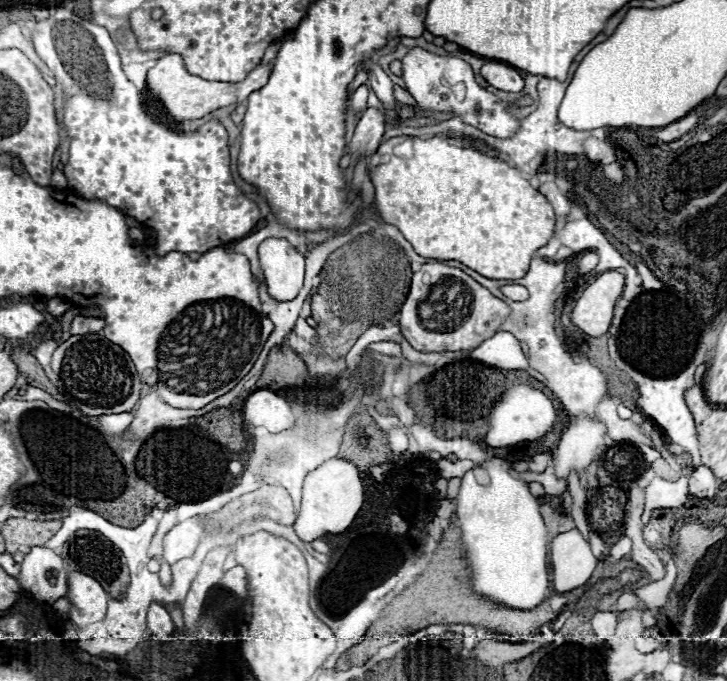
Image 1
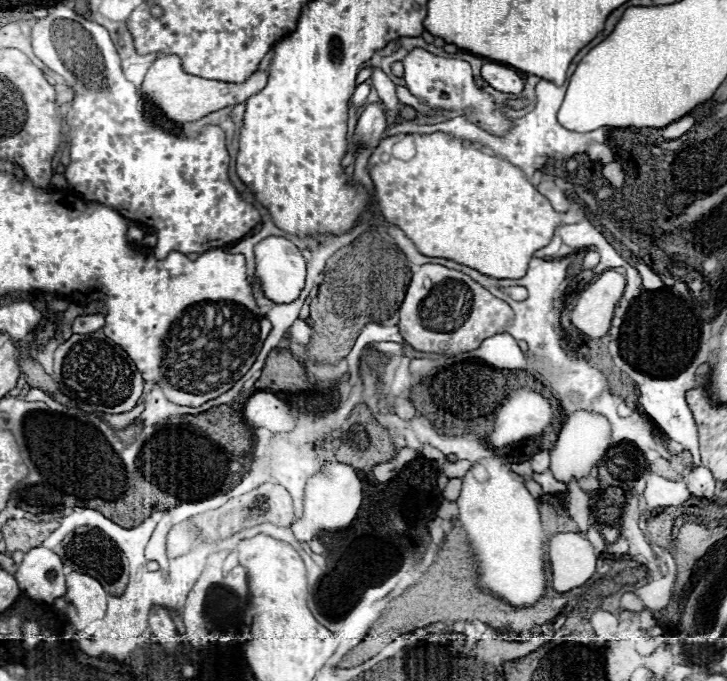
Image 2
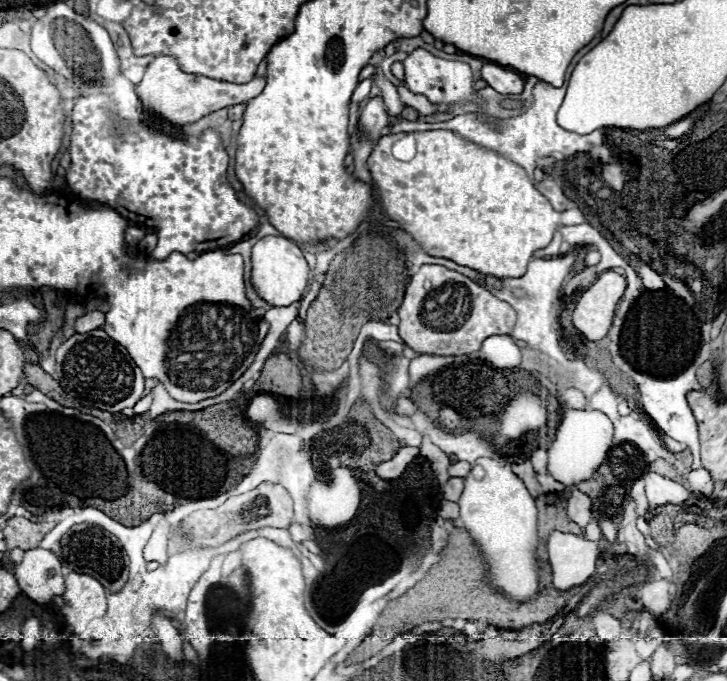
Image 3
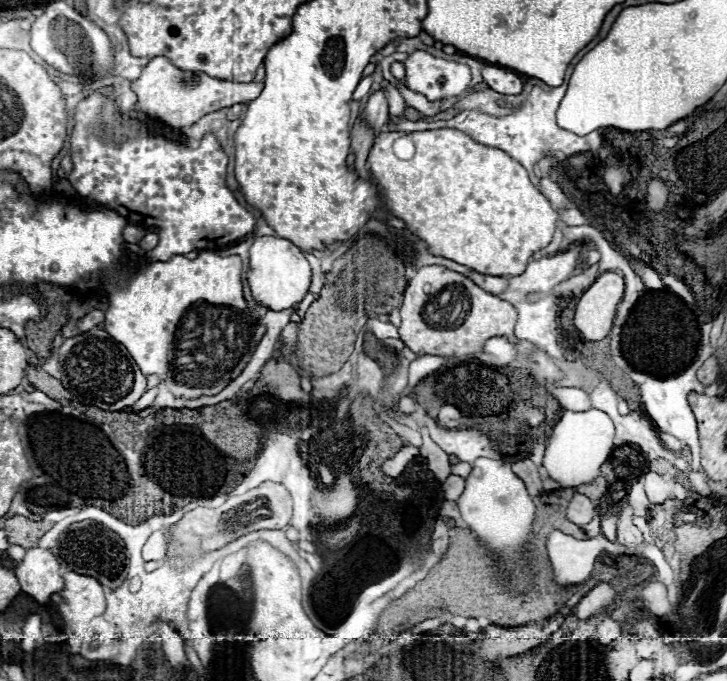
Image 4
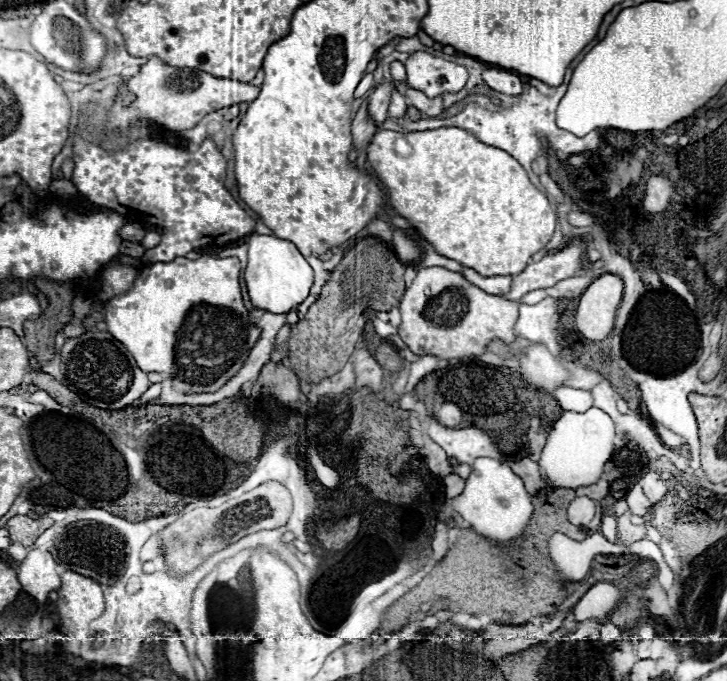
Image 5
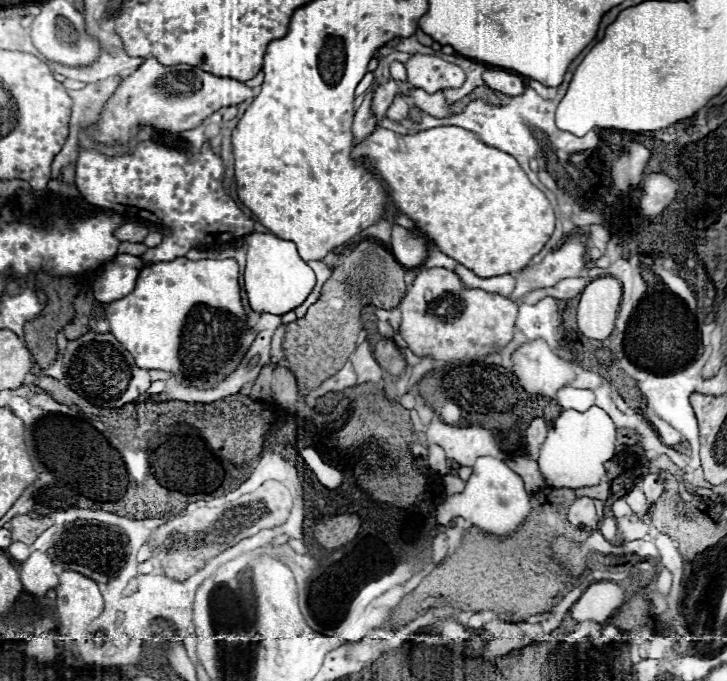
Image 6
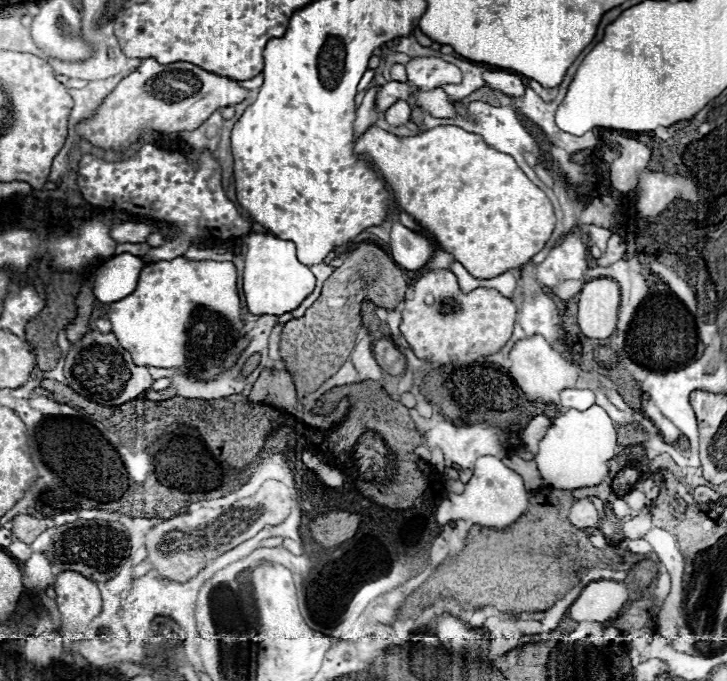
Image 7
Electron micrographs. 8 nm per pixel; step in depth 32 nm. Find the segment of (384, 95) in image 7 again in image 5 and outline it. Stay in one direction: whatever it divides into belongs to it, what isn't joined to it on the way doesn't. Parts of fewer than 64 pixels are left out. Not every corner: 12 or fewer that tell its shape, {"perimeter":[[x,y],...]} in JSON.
{"perimeter":[[380,84],[368,102],[368,116],[380,128],[394,84]]}

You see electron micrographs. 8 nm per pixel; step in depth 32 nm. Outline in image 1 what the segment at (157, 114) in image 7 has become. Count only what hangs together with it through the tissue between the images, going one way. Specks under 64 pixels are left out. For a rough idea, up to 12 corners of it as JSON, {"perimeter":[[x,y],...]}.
{"perimeter":[[178,54],[148,70],[146,86],[168,114],[196,120],[244,102],[272,64],[240,82],[194,76]]}

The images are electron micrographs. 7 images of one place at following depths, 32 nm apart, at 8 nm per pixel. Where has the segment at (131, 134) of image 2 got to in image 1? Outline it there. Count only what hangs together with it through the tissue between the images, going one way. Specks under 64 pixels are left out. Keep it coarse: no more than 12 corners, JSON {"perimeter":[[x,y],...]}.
{"perimeter":[[66,8],[32,38],[64,102],[64,174],[150,220],[158,256],[262,218],[218,120],[148,112],[106,28]]}

